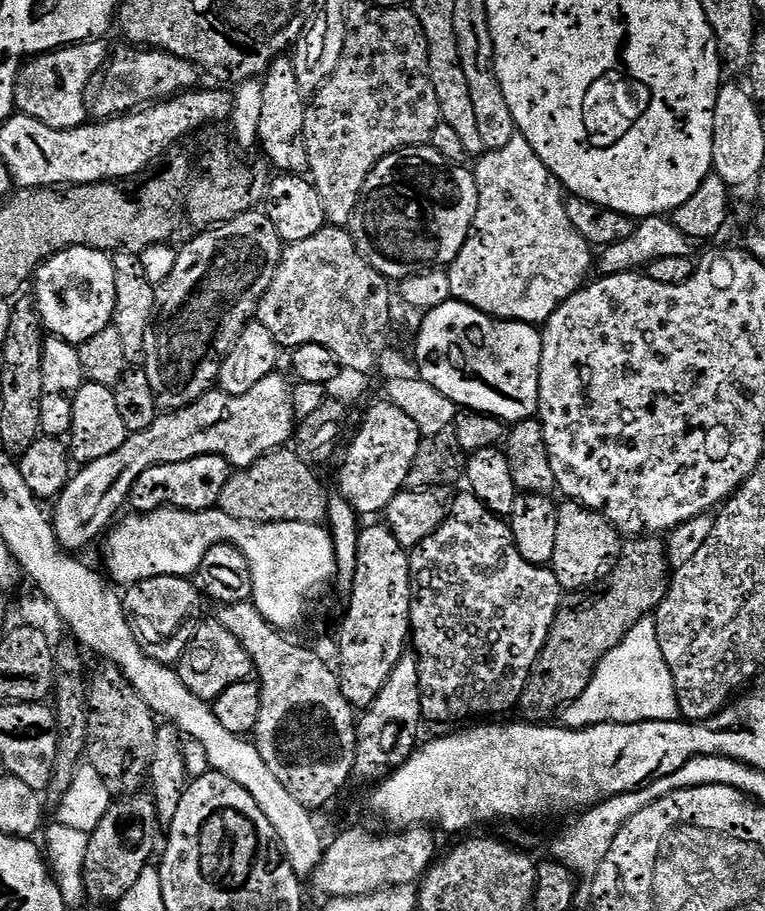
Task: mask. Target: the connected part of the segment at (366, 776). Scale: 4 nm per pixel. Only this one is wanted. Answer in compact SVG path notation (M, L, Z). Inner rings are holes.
M405 654L394 670L390 670L386 684L378 690L378 698L359 713L356 721L355 779L379 782L402 767L418 747L423 720L420 666L415 655Z

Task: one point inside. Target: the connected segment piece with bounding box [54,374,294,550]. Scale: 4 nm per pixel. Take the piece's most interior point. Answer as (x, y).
(241, 429)

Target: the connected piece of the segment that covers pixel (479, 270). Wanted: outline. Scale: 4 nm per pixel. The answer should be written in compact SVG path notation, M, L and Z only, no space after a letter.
M518 134L514 138L510 138L510 142L506 142L506 146L485 151L484 155L475 161L475 164L476 185L480 187L478 190L478 210L474 214L474 222L471 230L468 231L468 237L462 250L456 255L454 262L447 265L446 268L450 278L452 299L461 300L466 306L474 306L474 310L482 310L482 314L493 316L495 320L517 320L533 326L543 325L544 321L549 320L554 314L554 310L558 310L560 304L563 304L565 300L570 299L575 292L584 287L589 279L588 271L591 273L594 268L593 245L588 244L586 238L582 238L582 234L578 234L578 230L574 230L574 226L570 226L570 218L566 218L566 206L564 205L565 189L556 179L556 175L544 165L542 158L538 158L538 154L532 149L530 142L526 142L524 136Z

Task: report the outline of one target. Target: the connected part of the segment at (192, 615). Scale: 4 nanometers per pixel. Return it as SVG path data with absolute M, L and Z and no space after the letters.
M155 576L137 584L127 585L122 592L122 603L130 630L136 641L144 647L148 658L156 660L159 664L172 666L184 651L189 651L192 639L196 637L196 627L202 623L200 611L203 610L204 604L206 605L206 600L201 589L187 576Z

